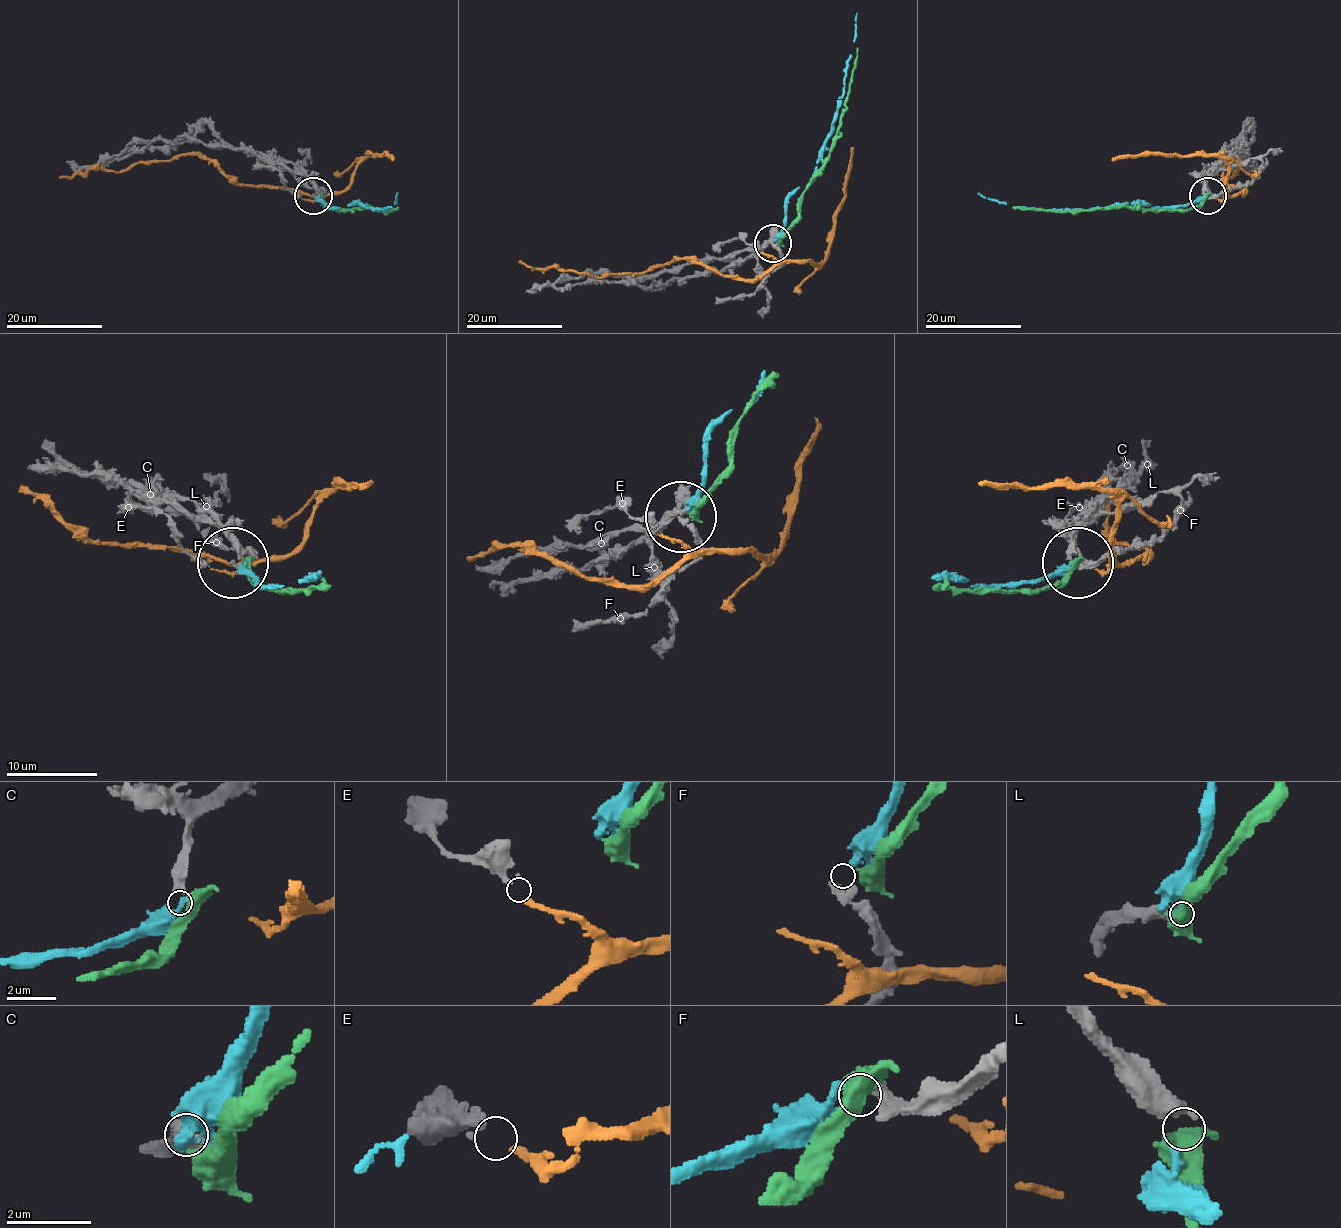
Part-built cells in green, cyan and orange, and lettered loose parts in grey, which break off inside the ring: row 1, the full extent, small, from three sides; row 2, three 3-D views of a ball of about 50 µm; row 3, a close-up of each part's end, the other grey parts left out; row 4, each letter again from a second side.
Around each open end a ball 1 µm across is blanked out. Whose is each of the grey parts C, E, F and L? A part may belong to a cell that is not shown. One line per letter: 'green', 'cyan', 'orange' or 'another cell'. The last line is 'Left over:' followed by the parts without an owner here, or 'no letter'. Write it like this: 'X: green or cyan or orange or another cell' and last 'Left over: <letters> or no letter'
C: cyan
E: orange
F: another cell
L: green
Left over: F

